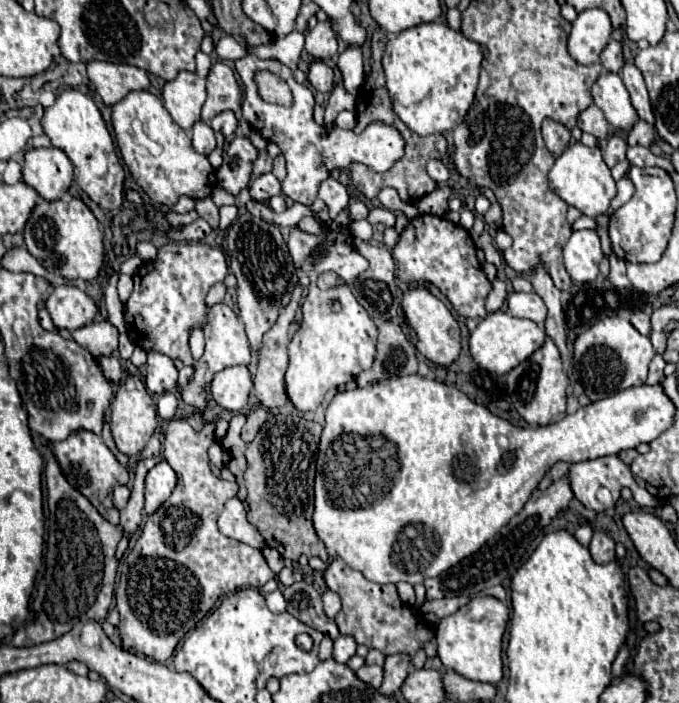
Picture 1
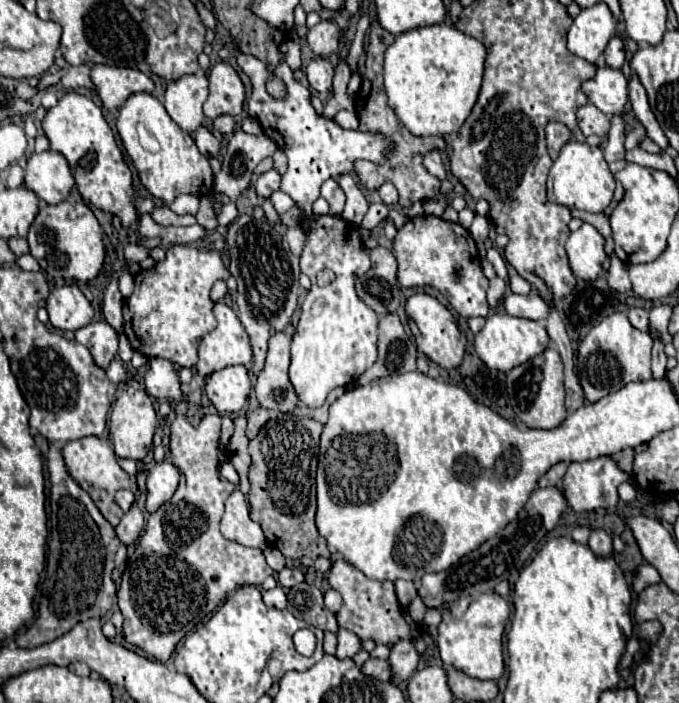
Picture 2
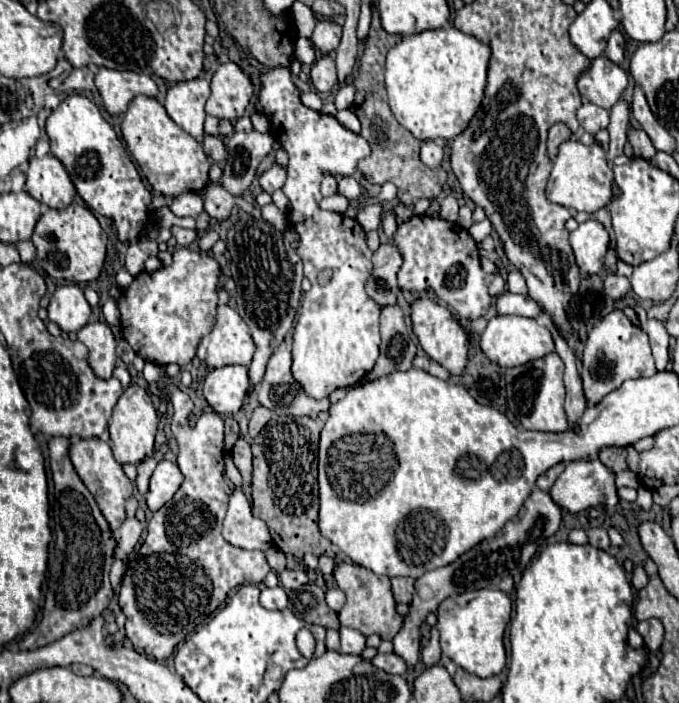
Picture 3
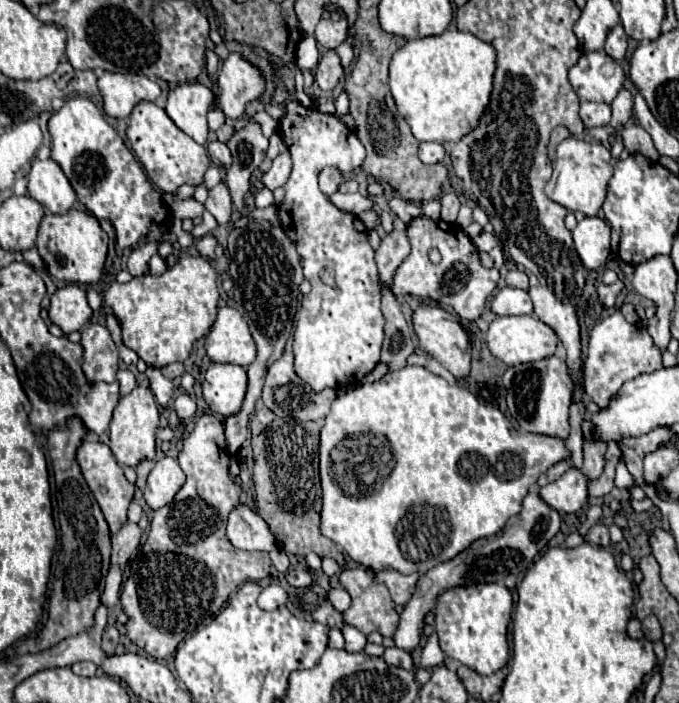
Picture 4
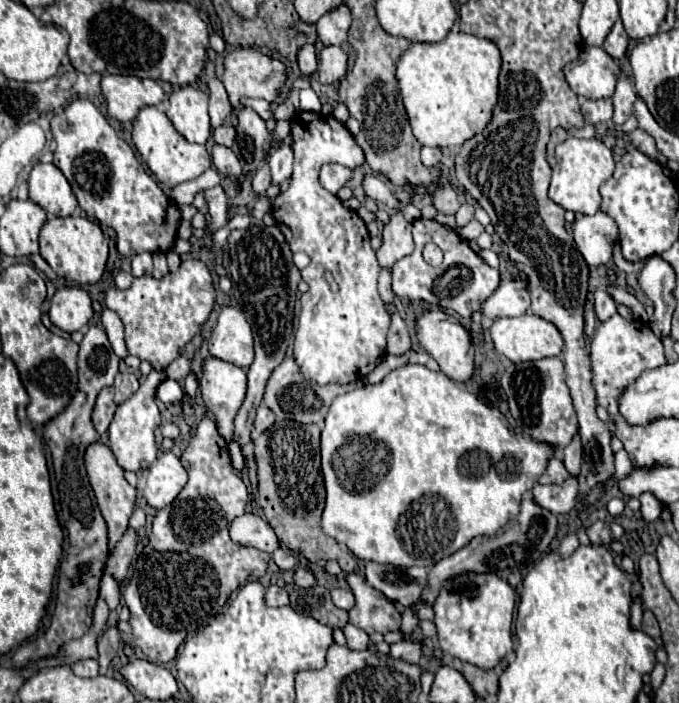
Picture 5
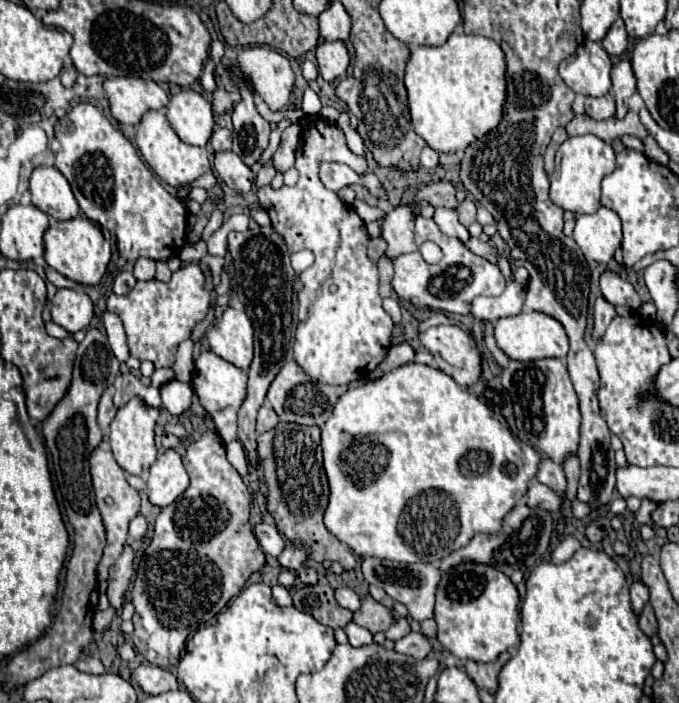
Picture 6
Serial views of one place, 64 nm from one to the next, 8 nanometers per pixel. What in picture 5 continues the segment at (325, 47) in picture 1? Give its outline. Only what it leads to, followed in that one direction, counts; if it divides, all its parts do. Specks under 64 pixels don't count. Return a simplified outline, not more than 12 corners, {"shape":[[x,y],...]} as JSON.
{"shape":[[348,6],[324,14],[318,38],[324,46],[342,46],[348,38]]}

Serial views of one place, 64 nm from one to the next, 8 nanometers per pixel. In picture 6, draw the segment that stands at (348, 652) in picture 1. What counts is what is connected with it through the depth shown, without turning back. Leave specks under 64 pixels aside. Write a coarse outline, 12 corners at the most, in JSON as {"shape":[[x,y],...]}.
{"shape":[[356,622],[344,628],[352,646],[366,646],[372,634]]}

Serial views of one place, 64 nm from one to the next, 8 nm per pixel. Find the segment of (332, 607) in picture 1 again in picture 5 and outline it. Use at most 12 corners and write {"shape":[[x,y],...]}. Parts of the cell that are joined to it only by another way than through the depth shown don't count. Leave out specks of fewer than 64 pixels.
{"shape":[[334,588],[332,600],[338,608],[352,610],[352,590]]}

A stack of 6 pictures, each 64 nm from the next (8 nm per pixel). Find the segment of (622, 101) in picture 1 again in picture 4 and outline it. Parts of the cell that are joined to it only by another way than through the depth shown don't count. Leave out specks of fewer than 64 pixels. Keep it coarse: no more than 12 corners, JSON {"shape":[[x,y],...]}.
{"shape":[[604,52],[568,70],[574,92],[612,102],[624,72]]}

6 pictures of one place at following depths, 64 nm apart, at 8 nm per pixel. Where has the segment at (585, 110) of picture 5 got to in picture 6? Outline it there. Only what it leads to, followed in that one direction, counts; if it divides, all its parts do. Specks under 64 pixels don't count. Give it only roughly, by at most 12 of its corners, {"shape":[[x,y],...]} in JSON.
{"shape":[[612,94],[586,98],[586,114],[608,120],[616,114]]}

